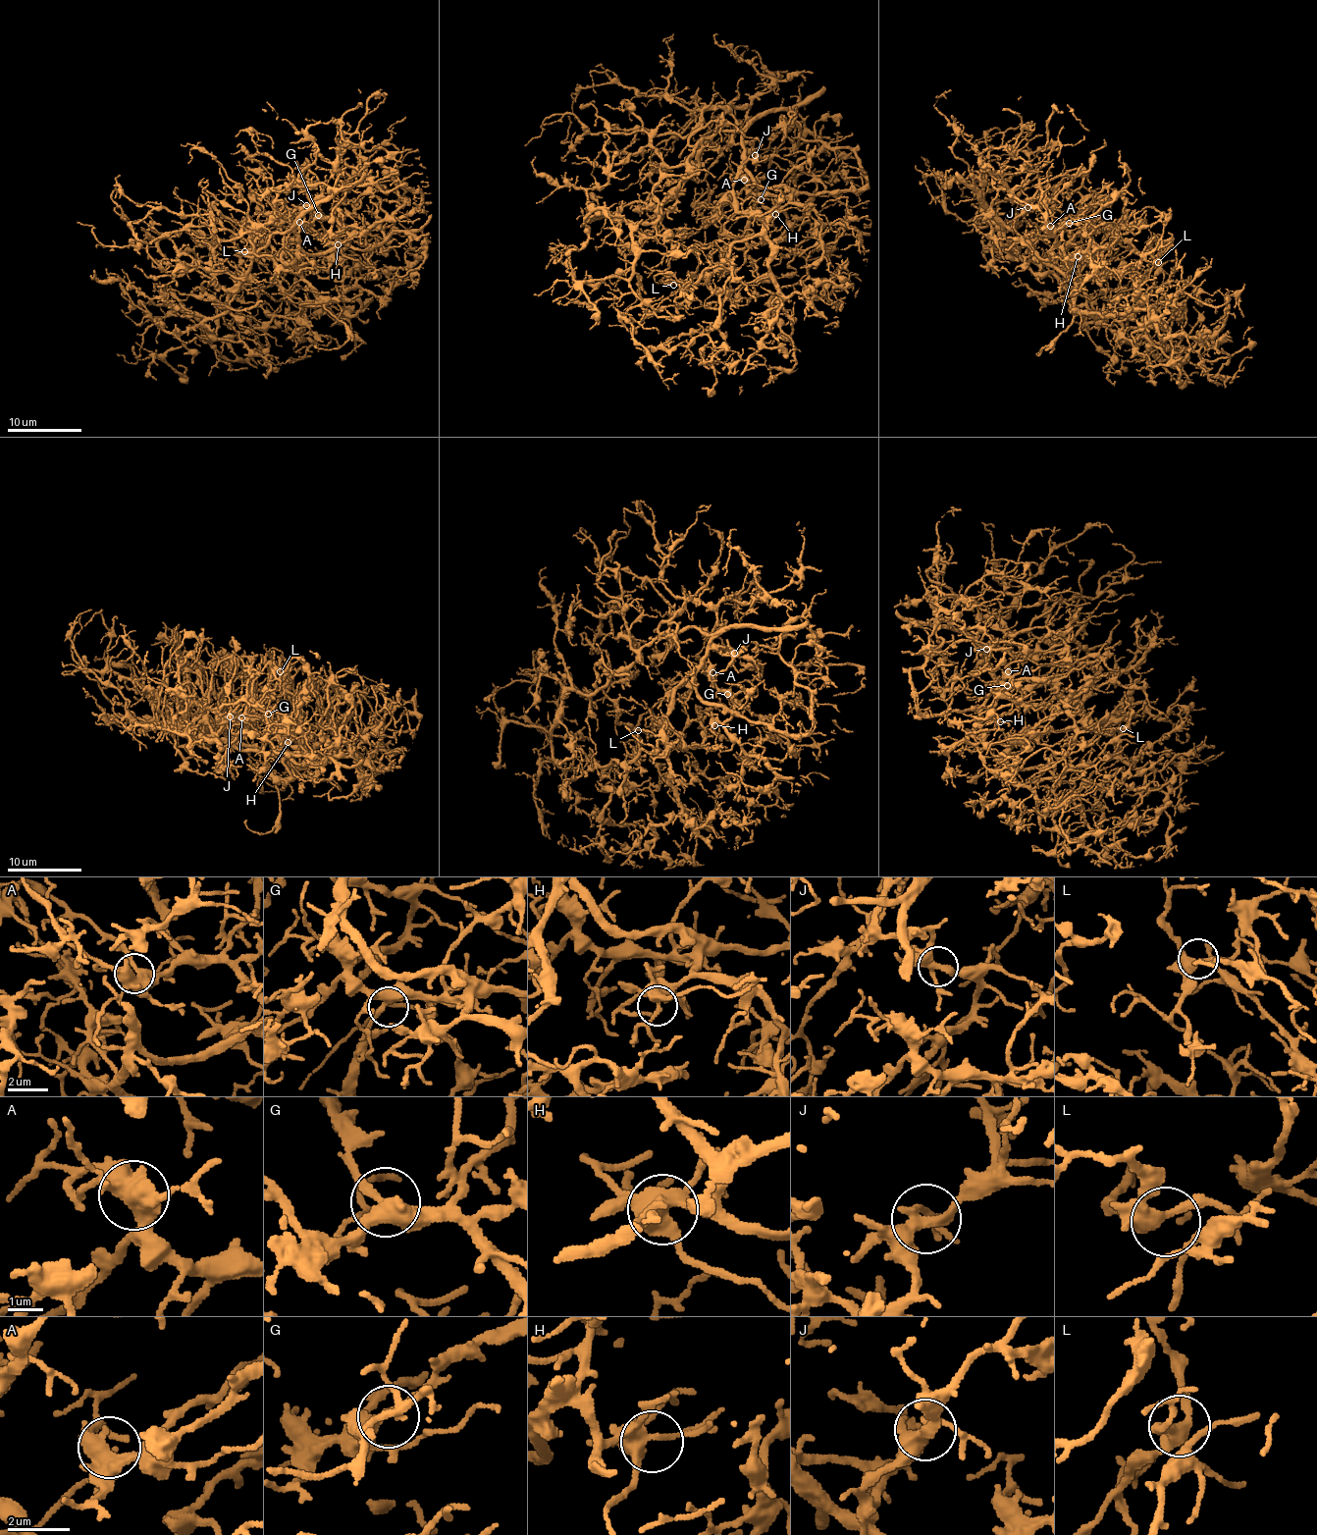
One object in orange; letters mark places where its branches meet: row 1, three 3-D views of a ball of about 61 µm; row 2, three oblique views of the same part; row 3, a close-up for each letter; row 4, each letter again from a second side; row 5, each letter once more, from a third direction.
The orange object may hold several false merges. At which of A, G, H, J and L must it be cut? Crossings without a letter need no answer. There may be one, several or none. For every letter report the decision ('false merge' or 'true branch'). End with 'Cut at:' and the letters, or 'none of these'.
A: true branch
G: true branch
H: true branch
J: true branch
L: true branch
Cut at: none of these

